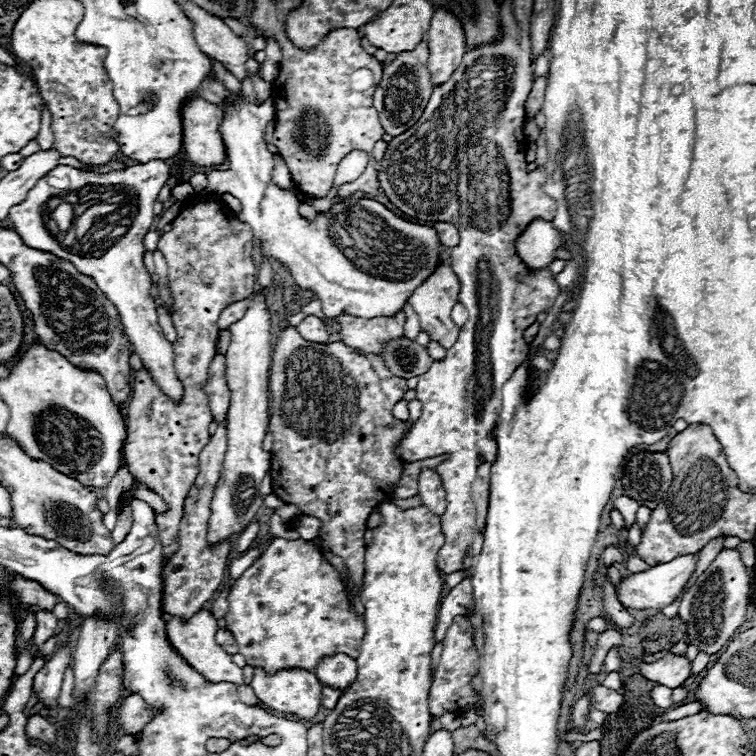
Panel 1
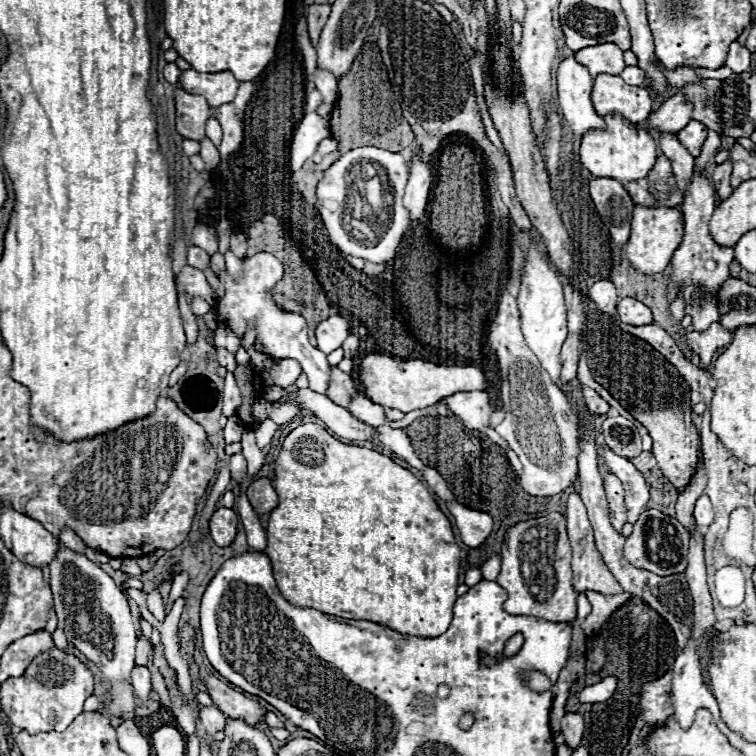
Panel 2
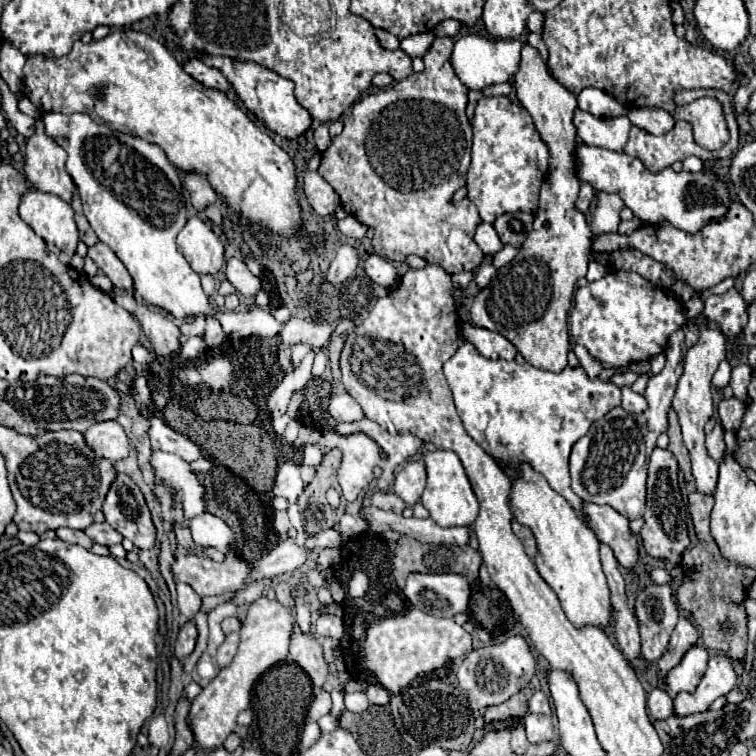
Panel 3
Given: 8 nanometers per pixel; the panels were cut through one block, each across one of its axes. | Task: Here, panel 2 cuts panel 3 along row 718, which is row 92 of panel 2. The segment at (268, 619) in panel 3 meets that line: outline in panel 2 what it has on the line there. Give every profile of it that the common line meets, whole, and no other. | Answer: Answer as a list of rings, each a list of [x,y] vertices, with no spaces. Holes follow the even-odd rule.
[[[190,68],[180,74],[180,86],[190,94],[204,96],[210,106],[218,108],[218,106],[230,104],[234,100],[240,82],[232,76],[232,72],[198,74],[196,70]]]

